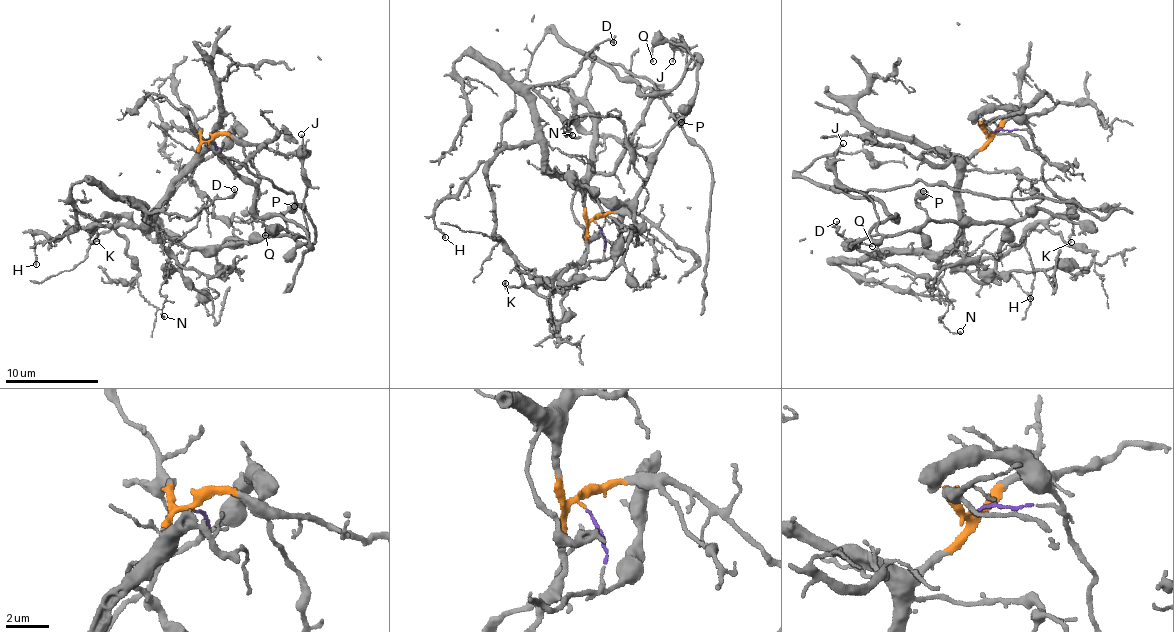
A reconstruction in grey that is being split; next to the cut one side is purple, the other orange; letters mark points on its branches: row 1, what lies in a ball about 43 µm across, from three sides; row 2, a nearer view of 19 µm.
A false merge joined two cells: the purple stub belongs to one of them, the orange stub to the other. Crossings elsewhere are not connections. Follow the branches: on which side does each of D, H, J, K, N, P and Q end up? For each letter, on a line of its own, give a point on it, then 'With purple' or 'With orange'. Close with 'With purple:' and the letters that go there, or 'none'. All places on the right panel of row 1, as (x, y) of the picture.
D: Place: (836, 221). With orange
H: Place: (1030, 298). With orange
J: Place: (843, 143). With purple
K: Place: (1071, 242). With orange
N: Place: (960, 331). With orange
P: Place: (923, 191). With purple
Q: Place: (872, 246). With purple
With purple: J, P, Q

